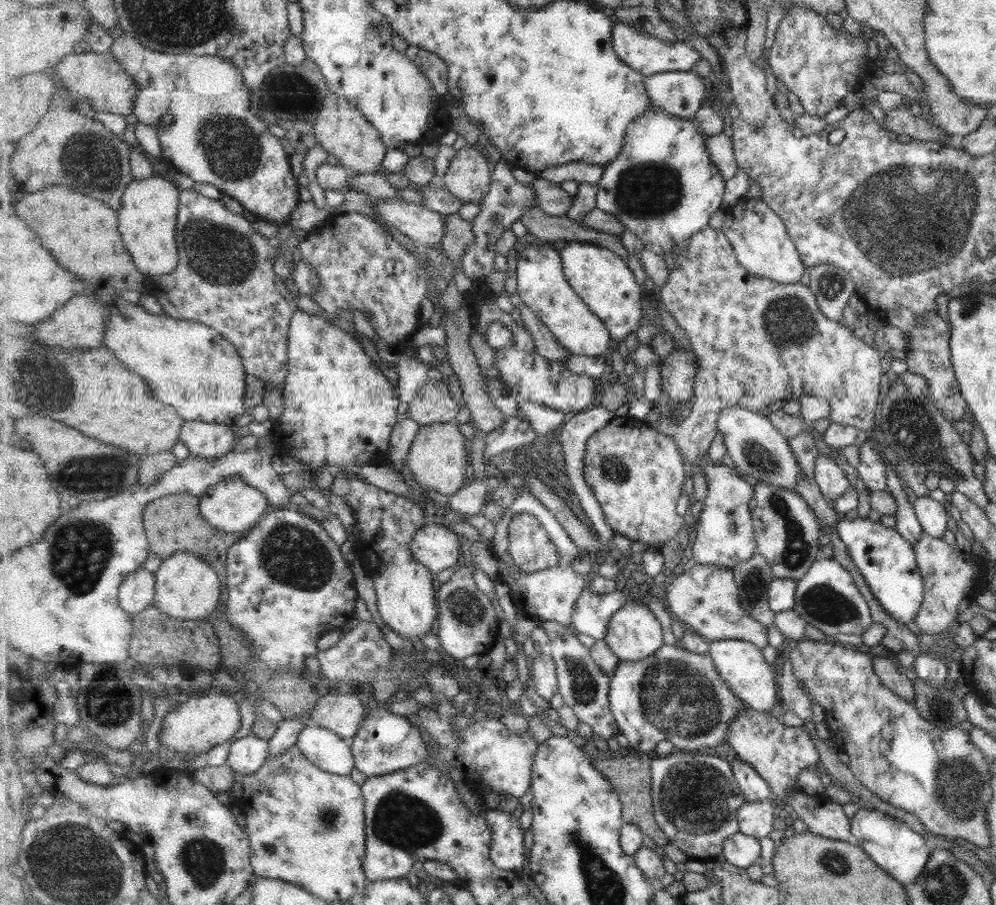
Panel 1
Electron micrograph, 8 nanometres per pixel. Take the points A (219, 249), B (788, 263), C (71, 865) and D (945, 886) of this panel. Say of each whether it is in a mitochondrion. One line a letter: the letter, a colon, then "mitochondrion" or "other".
A: mitochondrion
B: other
C: mitochondrion
D: mitochondrion

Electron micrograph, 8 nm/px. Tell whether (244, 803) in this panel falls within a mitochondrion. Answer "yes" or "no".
no

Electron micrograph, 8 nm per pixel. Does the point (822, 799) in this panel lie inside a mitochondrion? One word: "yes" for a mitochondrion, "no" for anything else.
no

